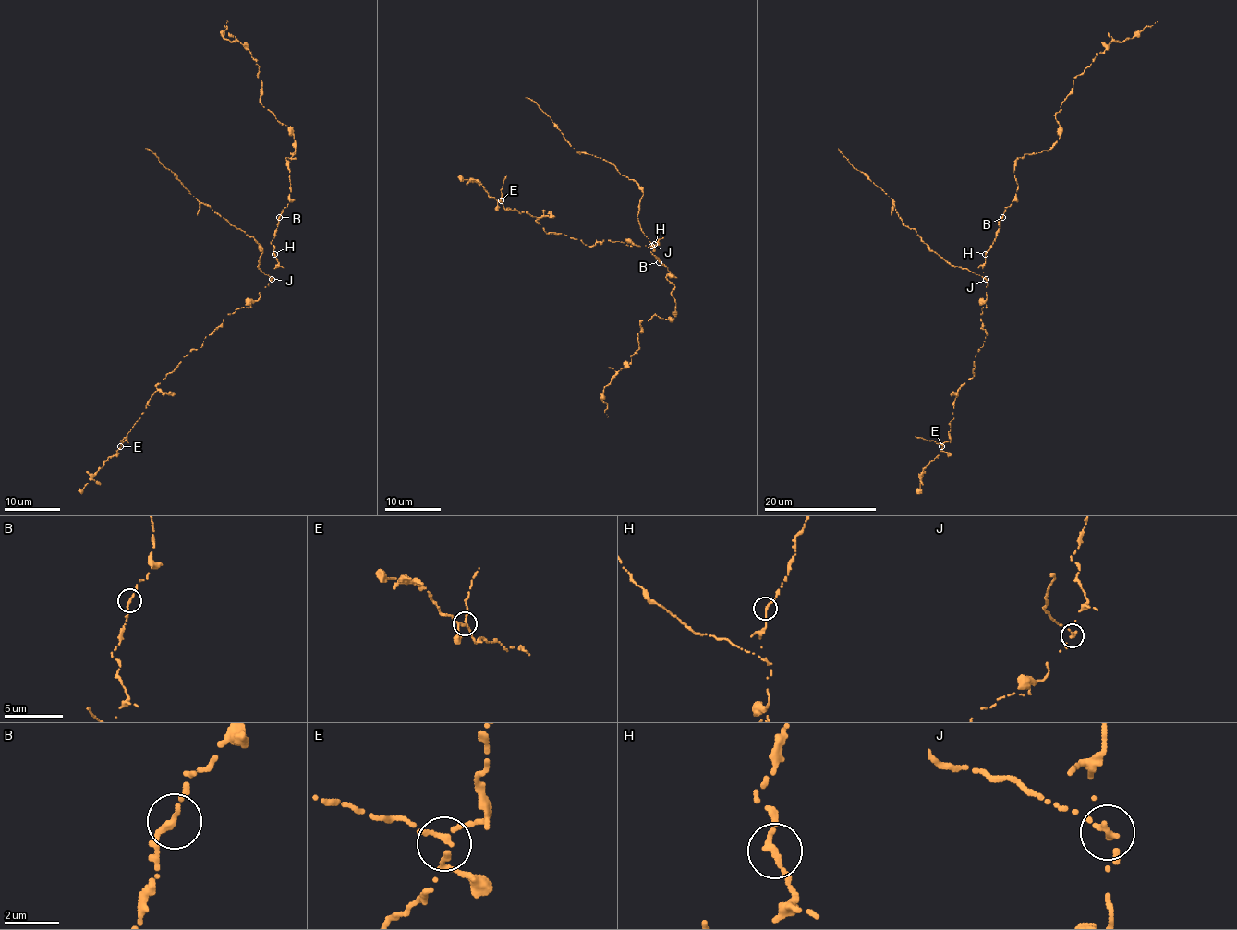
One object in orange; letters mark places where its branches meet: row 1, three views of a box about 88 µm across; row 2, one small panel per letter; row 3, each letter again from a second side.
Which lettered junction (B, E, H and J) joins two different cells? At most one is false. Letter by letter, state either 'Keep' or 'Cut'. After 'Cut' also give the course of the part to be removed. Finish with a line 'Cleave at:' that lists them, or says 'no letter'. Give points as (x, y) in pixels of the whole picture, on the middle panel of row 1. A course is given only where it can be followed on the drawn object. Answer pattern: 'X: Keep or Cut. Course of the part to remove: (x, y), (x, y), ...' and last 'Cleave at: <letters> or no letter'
B: Keep
E: Keep
H: Keep
J: Cut. Course of the part to remove: (651, 246), (639, 224), (637, 212), (643, 189), (608, 162), (588, 153), (579, 153), (548, 115), (526, 97)
Cleave at: J

